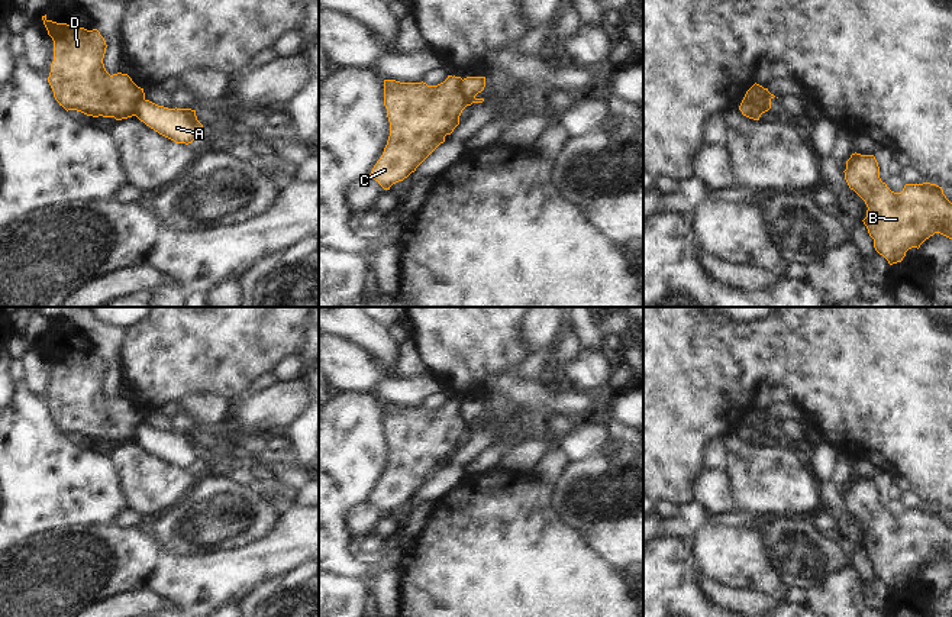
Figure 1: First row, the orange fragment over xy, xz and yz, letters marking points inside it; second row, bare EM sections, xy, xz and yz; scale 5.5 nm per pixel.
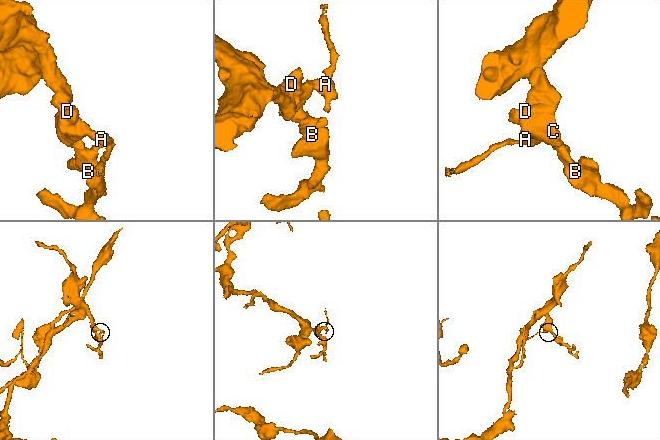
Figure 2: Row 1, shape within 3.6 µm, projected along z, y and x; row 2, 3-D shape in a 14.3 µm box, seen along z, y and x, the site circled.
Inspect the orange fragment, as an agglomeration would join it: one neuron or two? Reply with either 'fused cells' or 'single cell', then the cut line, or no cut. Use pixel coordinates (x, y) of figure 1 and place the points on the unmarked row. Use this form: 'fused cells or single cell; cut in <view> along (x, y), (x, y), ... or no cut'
fused cells; cut in xz along (461, 404), (461, 416), (471, 427)

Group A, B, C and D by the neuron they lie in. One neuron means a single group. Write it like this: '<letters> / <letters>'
A / B C D

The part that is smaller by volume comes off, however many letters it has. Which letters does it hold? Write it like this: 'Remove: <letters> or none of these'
Remove: A.

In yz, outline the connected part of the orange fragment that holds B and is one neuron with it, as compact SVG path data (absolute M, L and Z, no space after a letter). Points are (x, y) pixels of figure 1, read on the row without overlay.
M856 477L843 497L849 513L865 526L868 534L862 546L875 575L890 589L901 587L909 574L919 574L935 558L952 563L952 527L942 511L906 508L901 517L894 517L881 505L875 481Z

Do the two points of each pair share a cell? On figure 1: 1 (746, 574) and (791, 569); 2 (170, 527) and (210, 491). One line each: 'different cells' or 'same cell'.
1: different cells
2: same cell

